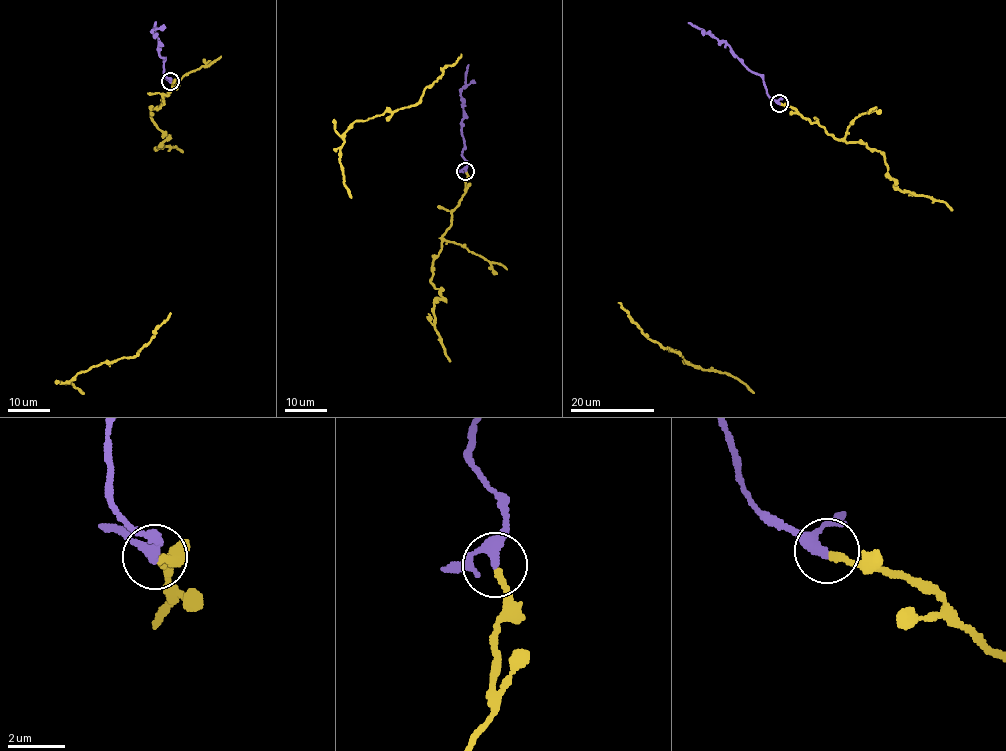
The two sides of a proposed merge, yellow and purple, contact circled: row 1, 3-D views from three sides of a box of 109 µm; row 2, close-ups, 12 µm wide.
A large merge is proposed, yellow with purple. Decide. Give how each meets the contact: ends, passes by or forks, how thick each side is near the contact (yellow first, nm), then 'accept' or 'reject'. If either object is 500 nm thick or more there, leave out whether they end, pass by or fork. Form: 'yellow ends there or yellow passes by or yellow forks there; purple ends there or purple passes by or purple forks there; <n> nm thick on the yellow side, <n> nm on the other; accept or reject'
yellow ends there; purple passes by; 220 nm thick on the yellow side, 320 nm on the other; accept

